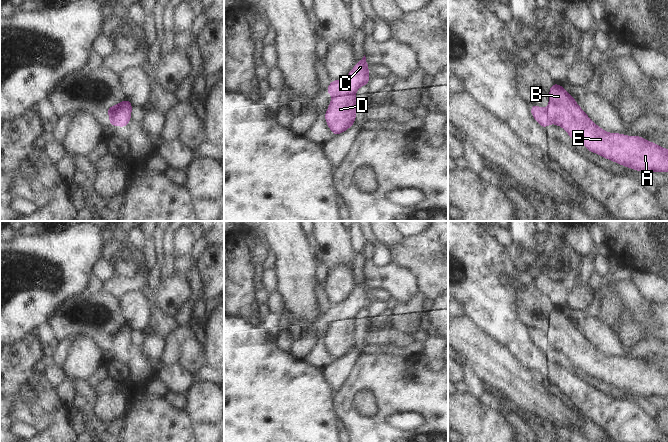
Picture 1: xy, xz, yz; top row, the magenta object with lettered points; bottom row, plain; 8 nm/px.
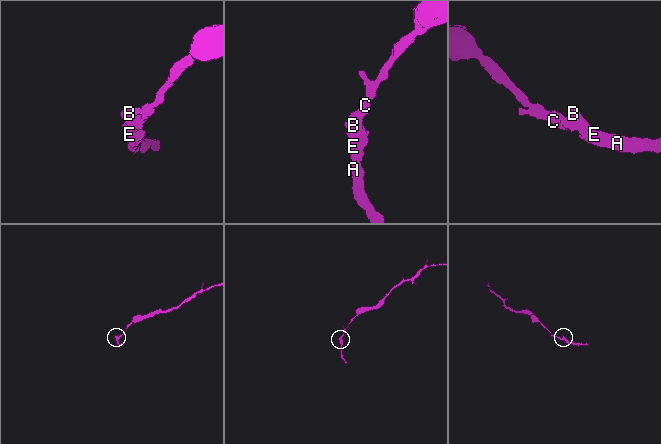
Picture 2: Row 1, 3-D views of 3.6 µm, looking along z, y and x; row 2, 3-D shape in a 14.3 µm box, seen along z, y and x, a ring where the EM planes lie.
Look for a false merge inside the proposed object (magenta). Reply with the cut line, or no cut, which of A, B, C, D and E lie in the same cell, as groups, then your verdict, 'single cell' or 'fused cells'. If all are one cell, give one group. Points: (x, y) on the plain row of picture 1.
cut xz (332, 318), (354, 319); groups A B D E / C; fused cells

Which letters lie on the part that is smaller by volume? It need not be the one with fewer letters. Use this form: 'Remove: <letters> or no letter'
Remove: A, B, D, E

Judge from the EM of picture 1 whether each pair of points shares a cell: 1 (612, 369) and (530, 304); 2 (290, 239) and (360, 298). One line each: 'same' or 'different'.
1: same
2: different

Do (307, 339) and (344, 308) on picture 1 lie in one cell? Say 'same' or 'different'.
same

